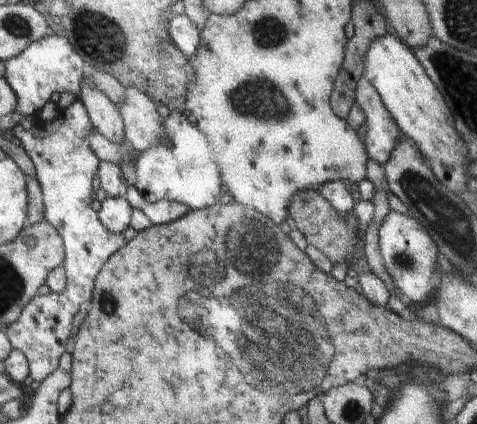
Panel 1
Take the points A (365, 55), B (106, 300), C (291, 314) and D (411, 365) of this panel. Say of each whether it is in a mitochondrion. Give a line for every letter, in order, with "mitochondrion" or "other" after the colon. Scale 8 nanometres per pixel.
A: other
B: mitochondrion
C: mitochondrion
D: other

